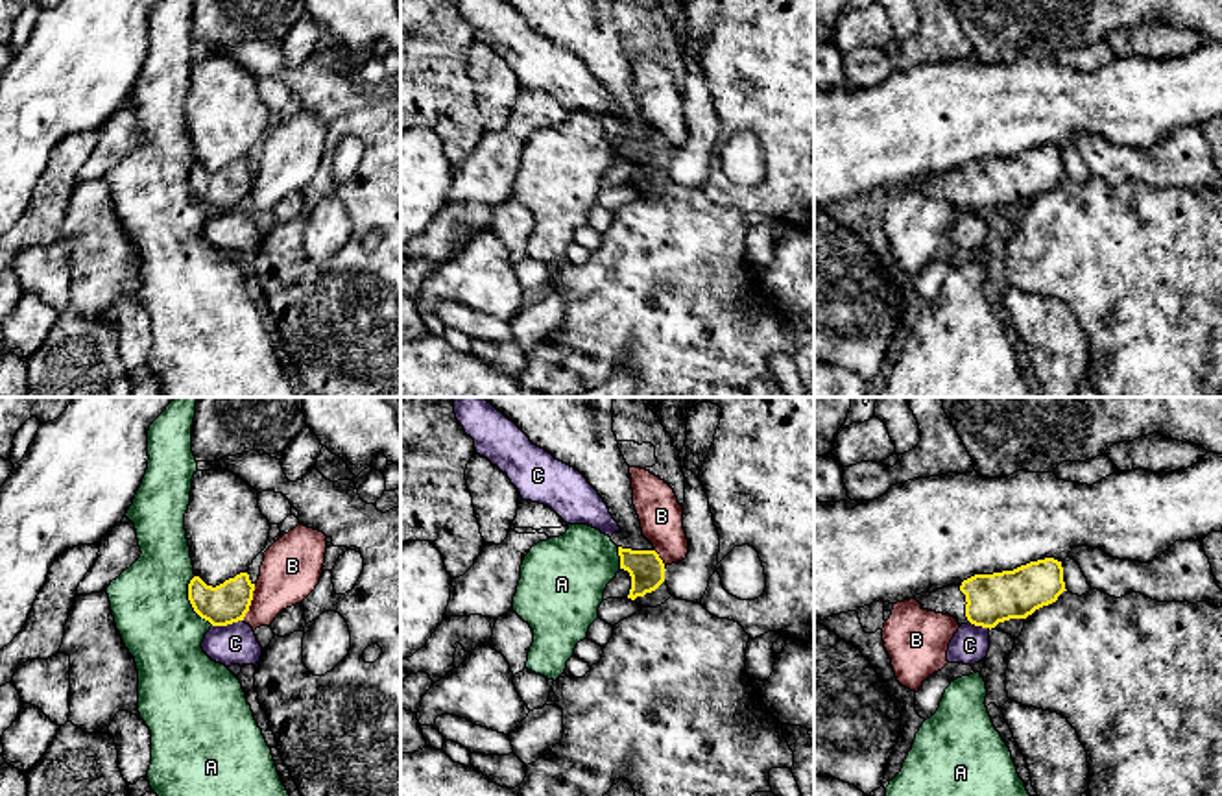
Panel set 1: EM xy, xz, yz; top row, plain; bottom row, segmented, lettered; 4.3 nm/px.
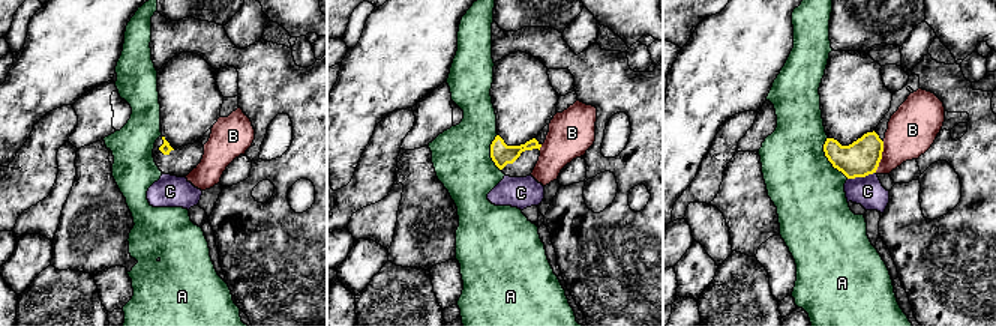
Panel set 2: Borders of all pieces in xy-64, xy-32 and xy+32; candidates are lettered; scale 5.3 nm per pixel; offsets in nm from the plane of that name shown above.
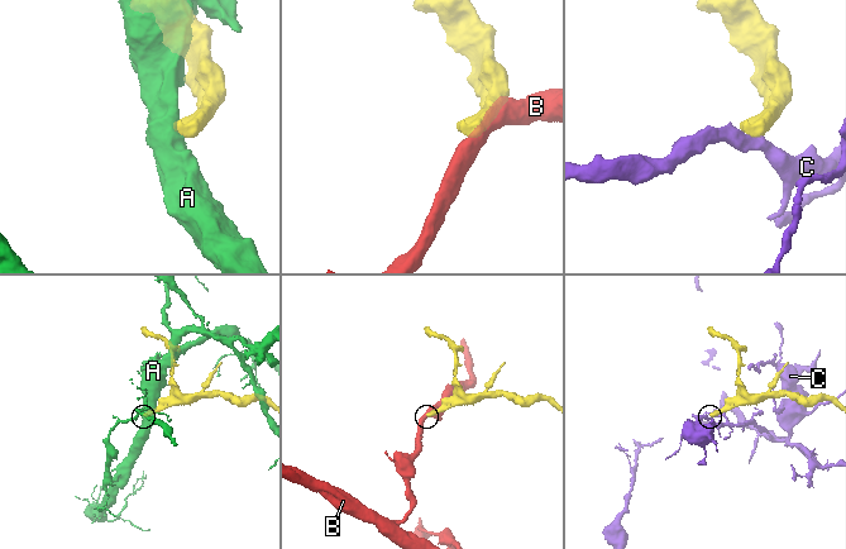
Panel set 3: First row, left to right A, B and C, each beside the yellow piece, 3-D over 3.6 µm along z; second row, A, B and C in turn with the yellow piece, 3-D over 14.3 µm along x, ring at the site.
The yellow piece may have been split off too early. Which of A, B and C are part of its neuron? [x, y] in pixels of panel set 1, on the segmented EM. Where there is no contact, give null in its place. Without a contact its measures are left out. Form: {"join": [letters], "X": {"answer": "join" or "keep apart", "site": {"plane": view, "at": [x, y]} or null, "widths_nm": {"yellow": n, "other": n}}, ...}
{"join": [], "A": {"answer": "keep apart", "site": {"plane": "xy", "at": [191, 603]}, "widths_nm": {"yellow": 180, "other": 340}}, "B": {"answer": "keep apart", "site": {"plane": "xy", "at": [250, 603]}, "widths_nm": {"yellow": 180, "other": 260}}, "C": {"answer": "keep apart", "site": {"plane": "xy", "at": [227, 623]}, "widths_nm": {"yellow": 180, "other": 180}}}

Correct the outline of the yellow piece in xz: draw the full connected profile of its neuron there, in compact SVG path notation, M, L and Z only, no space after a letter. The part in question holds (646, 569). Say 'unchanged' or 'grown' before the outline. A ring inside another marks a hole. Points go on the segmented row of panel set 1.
grown | M482 397L513 421L533 445L550 452L556 460L580 471L598 491L618 523L611 536L618 547L620 569L631 576L628 598L635 600L655 591L665 582L665 563L653 545L642 536L641 521L633 506L629 465L626 464L613 432L613 397Z

